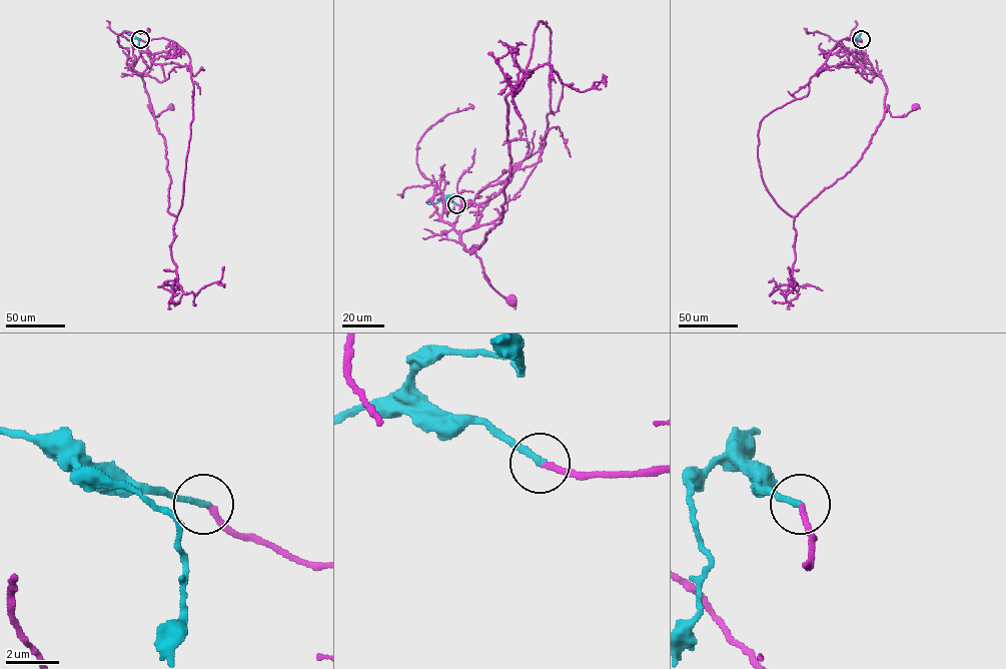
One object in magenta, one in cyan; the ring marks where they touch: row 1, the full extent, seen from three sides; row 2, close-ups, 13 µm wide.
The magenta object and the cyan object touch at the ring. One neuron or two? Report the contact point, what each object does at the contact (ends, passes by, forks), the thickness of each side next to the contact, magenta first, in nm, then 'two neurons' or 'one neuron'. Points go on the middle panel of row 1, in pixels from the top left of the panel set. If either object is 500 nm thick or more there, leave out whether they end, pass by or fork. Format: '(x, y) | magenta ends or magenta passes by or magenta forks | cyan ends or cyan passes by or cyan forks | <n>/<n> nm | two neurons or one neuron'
(456, 204) | magenta ends | cyan ends | 200/260 nm | one neuron

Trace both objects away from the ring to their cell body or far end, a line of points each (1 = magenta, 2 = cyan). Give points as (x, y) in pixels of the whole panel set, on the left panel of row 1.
1: (140, 39), (171, 40), (190, 59), (188, 67), (174, 67), (160, 82), (142, 76), (153, 116), (170, 107)
2: (140, 39), (123, 31)

